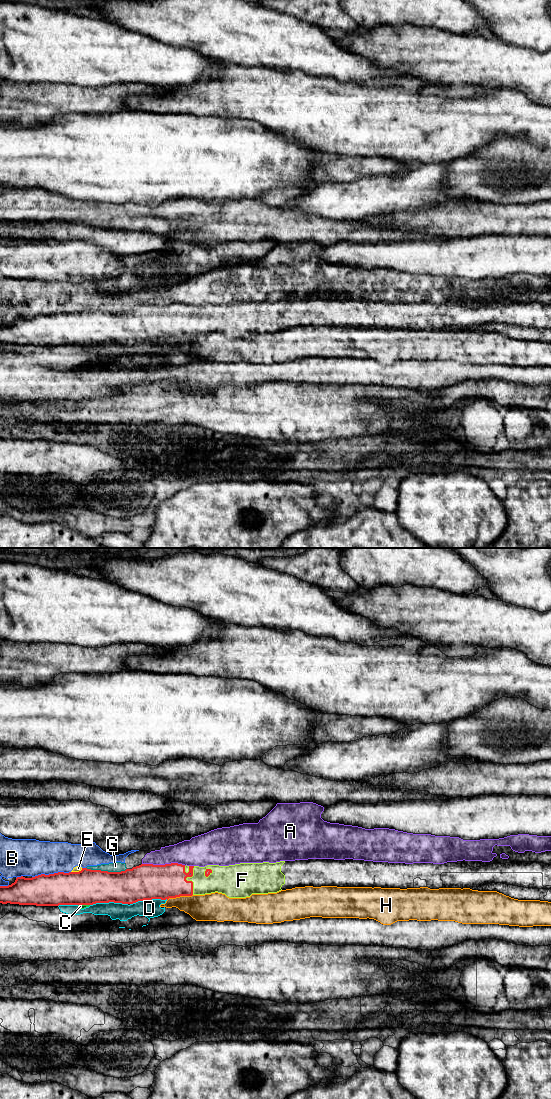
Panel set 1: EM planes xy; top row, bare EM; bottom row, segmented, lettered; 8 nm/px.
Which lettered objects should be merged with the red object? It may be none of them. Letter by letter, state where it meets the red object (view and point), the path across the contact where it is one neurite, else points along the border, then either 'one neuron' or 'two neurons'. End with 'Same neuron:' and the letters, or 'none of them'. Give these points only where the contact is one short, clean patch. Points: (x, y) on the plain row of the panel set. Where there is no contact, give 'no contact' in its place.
A: contact xy (165, 304); two neurons
B: contact xy (51, 314); two neurons
C: contact xy (84, 344); two neurons
D: contact xy (108, 342); two neurons
E: contact xy (76, 312); border xy (82, 308), (76, 312), (71, 312); two neurons
F: contact xy (186, 320); one neuron
G: contact xy (106, 311); border xy (86, 307), (108, 311), (124, 311), (126, 309); two neurons
H: contact xy (179, 336); border xy (192, 334), (170, 337), (167, 340); two neurons
Same neuron: F

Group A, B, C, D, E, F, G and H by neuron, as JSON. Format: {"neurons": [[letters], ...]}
{"neurons": [["A", "B", "E", "G"], ["C", "D", "H"], ["F"]]}

